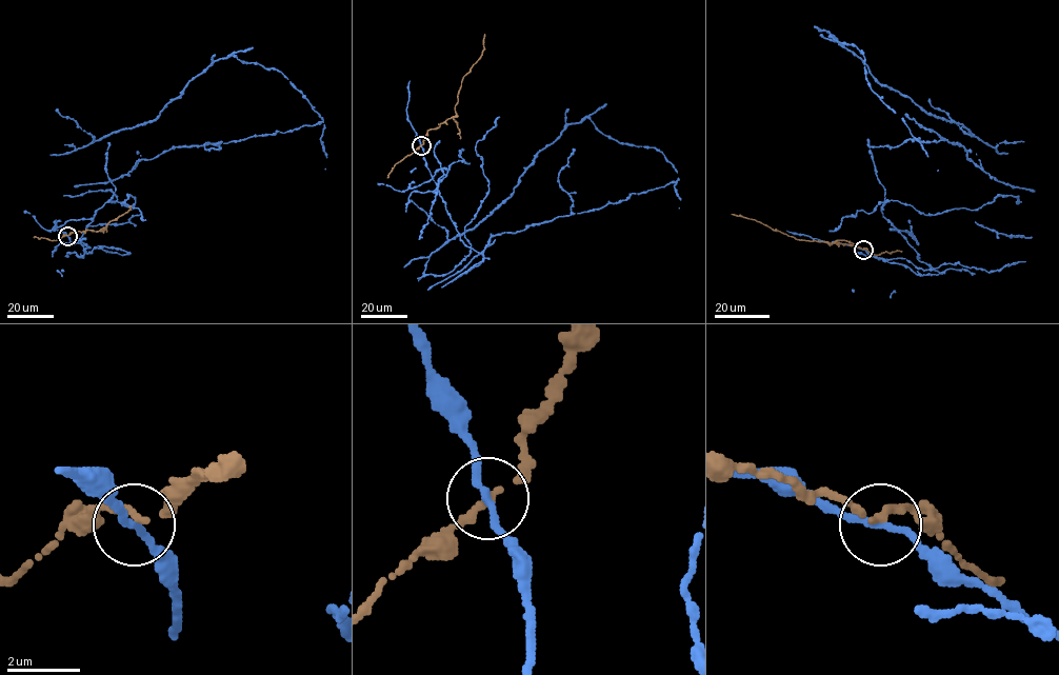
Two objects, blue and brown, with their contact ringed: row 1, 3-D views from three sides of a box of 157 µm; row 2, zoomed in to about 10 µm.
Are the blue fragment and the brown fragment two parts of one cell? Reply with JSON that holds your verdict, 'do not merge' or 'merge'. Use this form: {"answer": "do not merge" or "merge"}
{"answer": "do not merge"}

